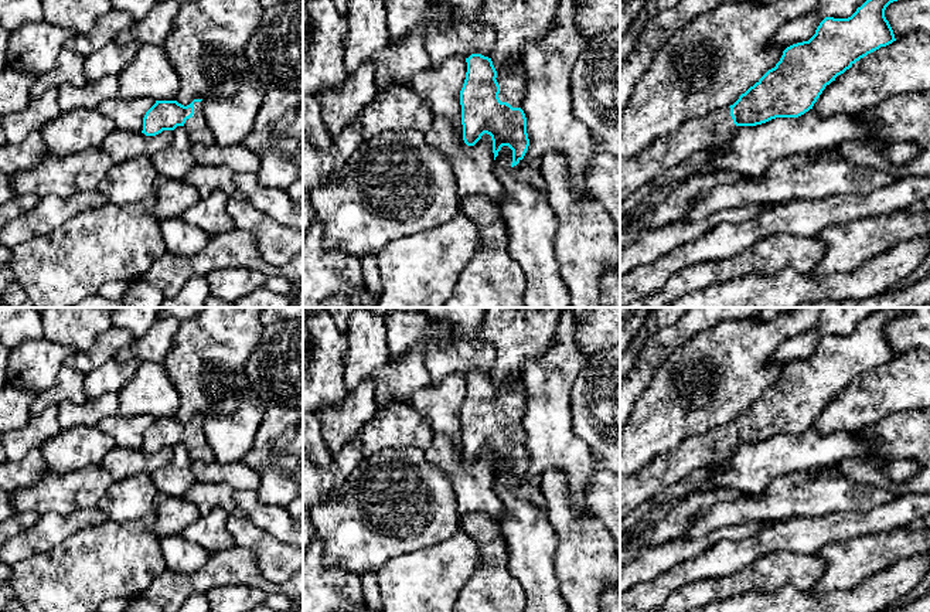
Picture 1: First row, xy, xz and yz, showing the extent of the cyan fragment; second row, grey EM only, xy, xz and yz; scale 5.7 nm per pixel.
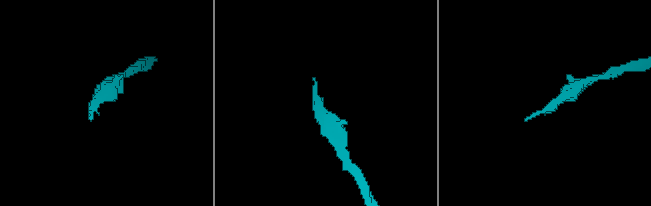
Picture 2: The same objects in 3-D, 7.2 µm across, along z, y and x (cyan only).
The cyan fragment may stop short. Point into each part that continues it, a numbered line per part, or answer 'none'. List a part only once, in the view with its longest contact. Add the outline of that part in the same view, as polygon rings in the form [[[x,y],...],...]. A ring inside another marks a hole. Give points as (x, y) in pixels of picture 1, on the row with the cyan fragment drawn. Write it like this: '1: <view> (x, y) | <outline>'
1: xz (513, 81) | [[[508,64],[504,69],[495,71],[495,79],[500,85],[500,101],[510,103],[512,108],[521,108],[528,85],[524,65]]]

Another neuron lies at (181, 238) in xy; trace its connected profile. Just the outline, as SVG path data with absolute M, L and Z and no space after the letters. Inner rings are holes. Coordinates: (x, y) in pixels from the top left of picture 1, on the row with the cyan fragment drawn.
M183 218L160 220L159 227L167 248L167 252L180 256L193 256L204 249L209 235L201 228L194 227Z

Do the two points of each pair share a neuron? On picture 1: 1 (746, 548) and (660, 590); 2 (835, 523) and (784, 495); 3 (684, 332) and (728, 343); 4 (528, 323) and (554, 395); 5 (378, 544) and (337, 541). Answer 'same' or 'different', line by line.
1: same
2: different
3: different
4: different
5: same

